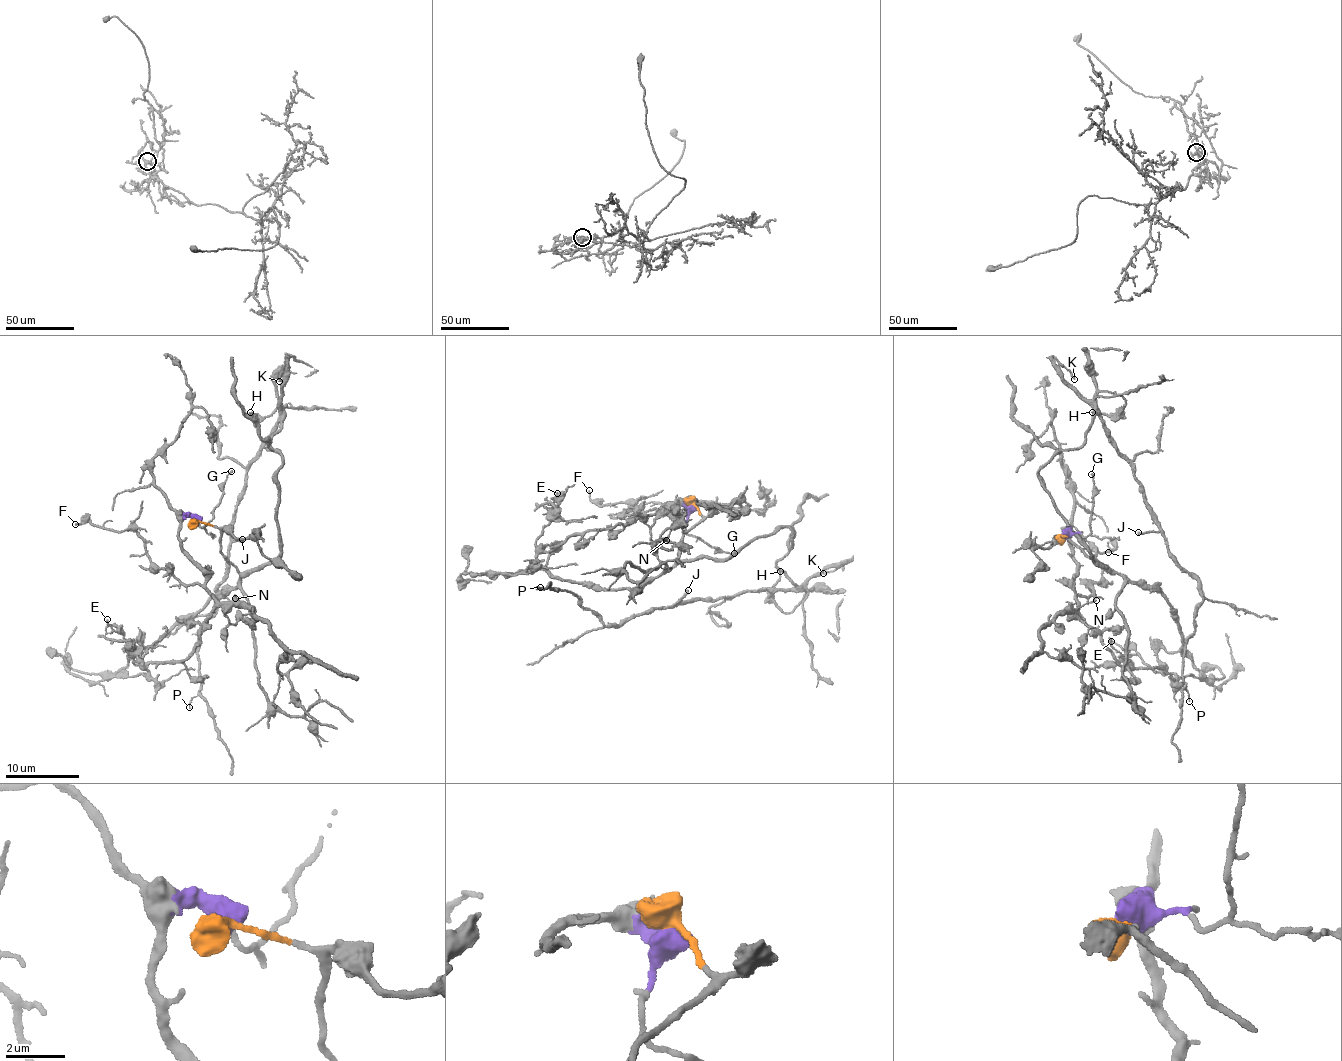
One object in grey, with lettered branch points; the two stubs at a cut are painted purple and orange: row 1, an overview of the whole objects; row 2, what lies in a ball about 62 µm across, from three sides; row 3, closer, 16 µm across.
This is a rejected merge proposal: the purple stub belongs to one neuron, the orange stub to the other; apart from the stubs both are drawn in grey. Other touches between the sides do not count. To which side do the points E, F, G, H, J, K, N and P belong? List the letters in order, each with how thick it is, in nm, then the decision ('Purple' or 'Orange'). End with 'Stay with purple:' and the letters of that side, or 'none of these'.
E: Thickness 140 nm. Purple
F: Thickness 140 nm. Purple
G: Thickness 140 nm. Purple
H: Thickness 150 nm. Orange
J: Thickness 200 nm. Orange
K: Thickness 140 nm. Orange
N: Thickness 130 nm. Purple
P: Thickness 100 nm. Orange
Stay with purple: E, F, G, N

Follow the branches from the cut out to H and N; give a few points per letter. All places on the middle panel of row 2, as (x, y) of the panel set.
H: (692, 504), (680, 560), (787, 527), (776, 563), (807, 588), (789, 612), (779, 571)
N: (692, 504), (687, 507), (663, 502), (661, 506), (665, 509), (657, 510), (672, 516), (666, 541)

